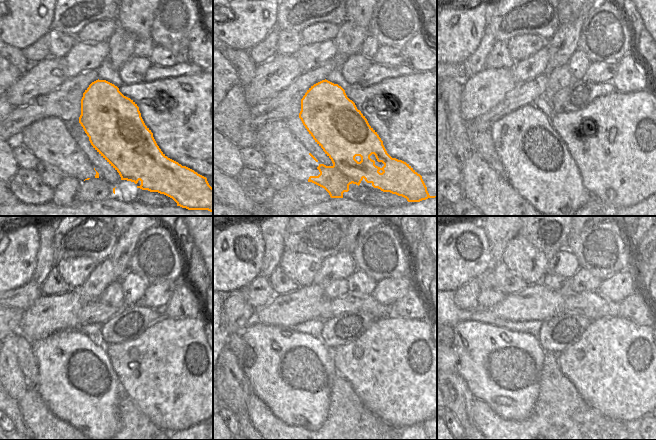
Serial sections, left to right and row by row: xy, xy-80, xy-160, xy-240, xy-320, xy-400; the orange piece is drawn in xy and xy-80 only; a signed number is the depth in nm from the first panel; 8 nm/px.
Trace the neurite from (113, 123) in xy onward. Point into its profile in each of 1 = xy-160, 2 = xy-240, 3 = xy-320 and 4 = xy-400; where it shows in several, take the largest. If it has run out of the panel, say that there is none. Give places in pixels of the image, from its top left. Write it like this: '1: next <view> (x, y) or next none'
1: next xy-160 (538, 166)
2: next xy-240 (77, 382)
3: next xy-320 (292, 373)
4: next xy-400 (502, 368)

